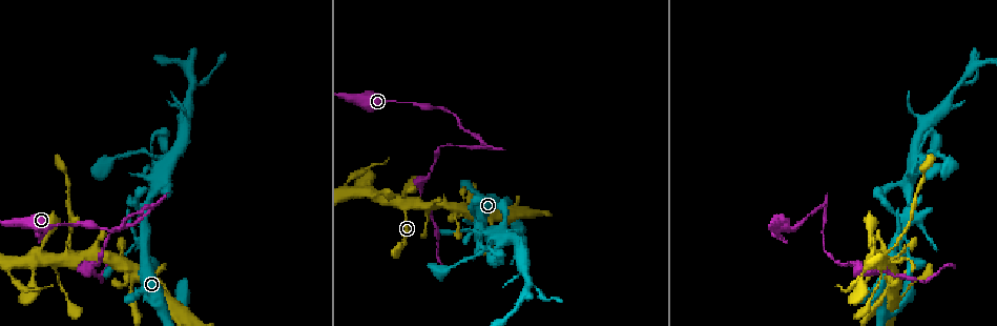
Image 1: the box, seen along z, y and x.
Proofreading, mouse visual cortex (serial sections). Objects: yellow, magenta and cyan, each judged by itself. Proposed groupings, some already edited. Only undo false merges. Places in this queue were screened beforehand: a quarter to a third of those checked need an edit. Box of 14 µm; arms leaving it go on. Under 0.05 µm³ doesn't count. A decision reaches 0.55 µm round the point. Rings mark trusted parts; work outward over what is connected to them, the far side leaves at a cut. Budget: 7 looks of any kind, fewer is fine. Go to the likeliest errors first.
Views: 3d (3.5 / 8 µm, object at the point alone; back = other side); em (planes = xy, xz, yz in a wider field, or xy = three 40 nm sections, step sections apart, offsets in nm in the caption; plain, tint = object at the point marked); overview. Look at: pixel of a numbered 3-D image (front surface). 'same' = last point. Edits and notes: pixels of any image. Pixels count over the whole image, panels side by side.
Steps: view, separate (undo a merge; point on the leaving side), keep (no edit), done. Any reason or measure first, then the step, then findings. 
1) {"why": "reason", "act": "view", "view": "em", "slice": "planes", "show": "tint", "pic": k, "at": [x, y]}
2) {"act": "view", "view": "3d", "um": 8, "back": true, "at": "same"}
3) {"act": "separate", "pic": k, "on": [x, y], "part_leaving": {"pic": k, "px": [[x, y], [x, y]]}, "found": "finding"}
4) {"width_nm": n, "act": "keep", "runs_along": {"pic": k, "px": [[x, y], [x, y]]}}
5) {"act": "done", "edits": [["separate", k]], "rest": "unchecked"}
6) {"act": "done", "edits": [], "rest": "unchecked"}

{"why": "narrows sharply", "act": "view", "view": "3d", "um": 3.5, "back": true, "pic": 1, "at": [825, 208]}

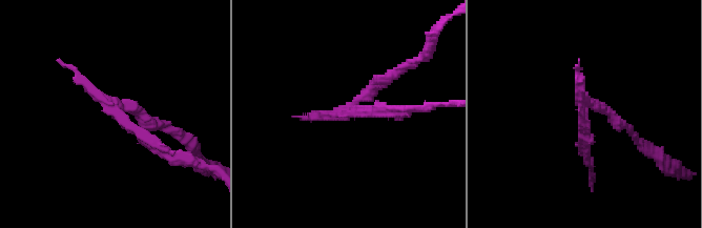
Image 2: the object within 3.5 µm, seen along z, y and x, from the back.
{"why": "need the tissue", "act": "view", "view": "em", "slice": "xy", "step": 5, "show": "tint", "pic": 2, "at": [354, 108]}

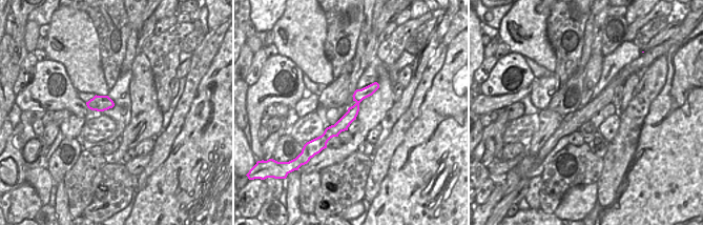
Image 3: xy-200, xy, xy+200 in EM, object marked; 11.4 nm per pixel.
{"act": "separate", "pic": 2, "on": [583, 140], "found": "a second cell is stuck on"}

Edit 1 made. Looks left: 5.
{"why": "redraw", "act": "view", "view": "overview"}

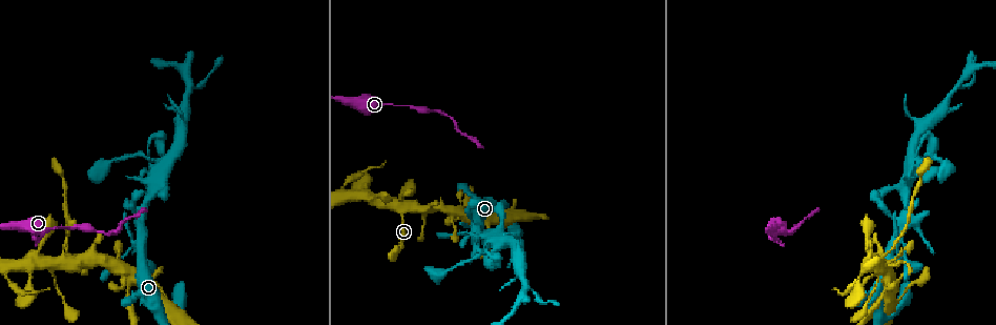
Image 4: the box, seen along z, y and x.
{"why": "calibre changes", "act": "view", "view": "3d", "um": 3.5, "back": true, "pic": 4, "at": [53, 271]}

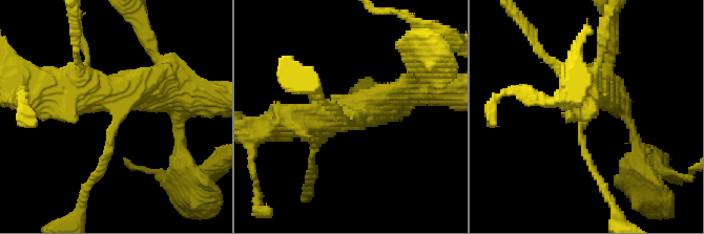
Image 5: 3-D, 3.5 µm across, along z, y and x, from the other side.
{"why": "now the EM", "act": "view", "view": "em", "slice": "xy", "step": 5, "show": "tint", "pic": 5, "at": [354, 116]}

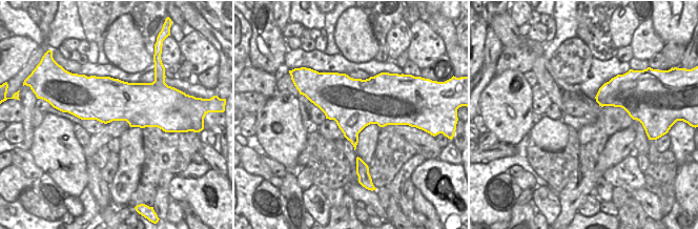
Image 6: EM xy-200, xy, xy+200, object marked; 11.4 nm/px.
{"arm_widths_nm": [150, 450, 450], "act": "keep", "runs_along": {"pic": 5, "px": [[574, 82], [586, 88], [581, 146], [598, 178]]}, "found": "continuous, no second cell"}

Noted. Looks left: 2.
{"why": "thin neck", "act": "view", "view": "em", "slice": "xy", "step": 3, "show": "tint", "pic": 4, "at": [867, 268]}

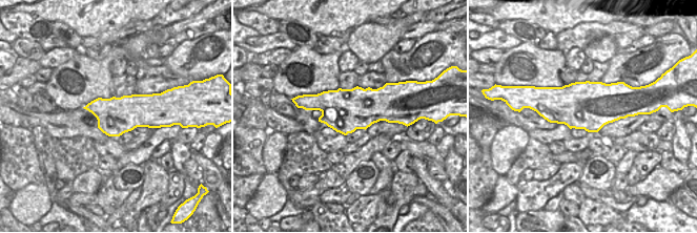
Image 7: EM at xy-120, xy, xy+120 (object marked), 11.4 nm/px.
{"why": "wider look", "act": "view", "view": "3d", "um": 3.5, "at": "same"}

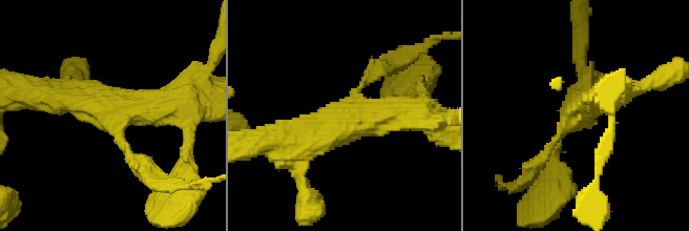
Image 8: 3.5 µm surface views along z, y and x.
{"width_nm": 500, "act": "keep", "runs_along": {"pic": 8, "px": [[193, 97], [119, 117], [119, 142], [139, 162]]}, "found": "one cell here"}

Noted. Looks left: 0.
{"act": "done", "edits": [["separate", 2]], "rest": "unchecked"}

